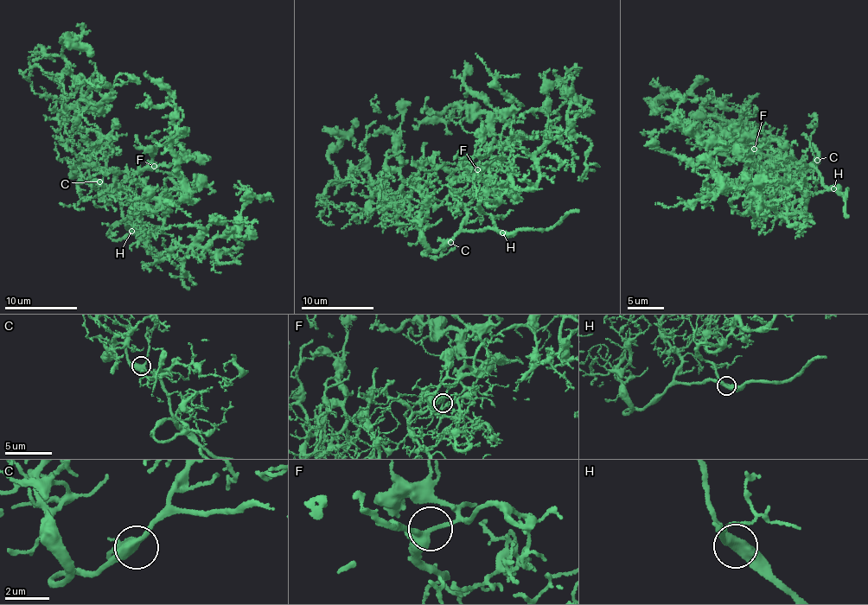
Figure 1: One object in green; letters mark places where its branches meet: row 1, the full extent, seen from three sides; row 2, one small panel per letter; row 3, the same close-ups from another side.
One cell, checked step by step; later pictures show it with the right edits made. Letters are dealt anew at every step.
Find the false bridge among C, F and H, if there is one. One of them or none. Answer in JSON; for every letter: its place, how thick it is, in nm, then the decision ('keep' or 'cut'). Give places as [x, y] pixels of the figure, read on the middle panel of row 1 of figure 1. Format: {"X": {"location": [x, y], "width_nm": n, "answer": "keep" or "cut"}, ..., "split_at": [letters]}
{"C": {"location": [450, 242], "width_nm": 320, "answer": "keep"}, "F": {"location": [477, 169], "width_nm": 340, "answer": "keep"}, "H": {"location": [502, 232], "width_nm": 360, "answer": "keep"}, "split_at": []}

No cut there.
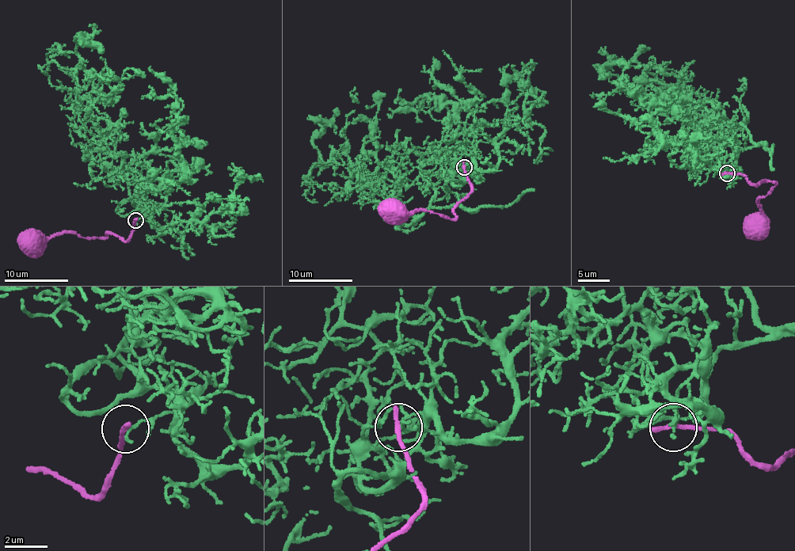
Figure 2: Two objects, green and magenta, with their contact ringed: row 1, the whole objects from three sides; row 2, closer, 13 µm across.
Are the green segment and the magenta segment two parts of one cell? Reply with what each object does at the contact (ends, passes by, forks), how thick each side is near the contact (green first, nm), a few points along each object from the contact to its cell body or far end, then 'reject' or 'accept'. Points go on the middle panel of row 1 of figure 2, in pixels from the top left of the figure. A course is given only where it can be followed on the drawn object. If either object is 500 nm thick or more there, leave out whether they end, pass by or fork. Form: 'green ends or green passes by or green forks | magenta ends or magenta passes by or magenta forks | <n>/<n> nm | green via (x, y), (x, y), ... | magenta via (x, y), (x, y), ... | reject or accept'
green ends | magenta ends | 150/280 nm | green via (465, 166), (446, 184), (459, 206), (397, 229), (393, 166), (350, 191), (348, 157), (320, 157), (338, 108) | magenta via (465, 166), (470, 193), (456, 205), (454, 218), (416, 208), (406, 214), (394, 209) | reject

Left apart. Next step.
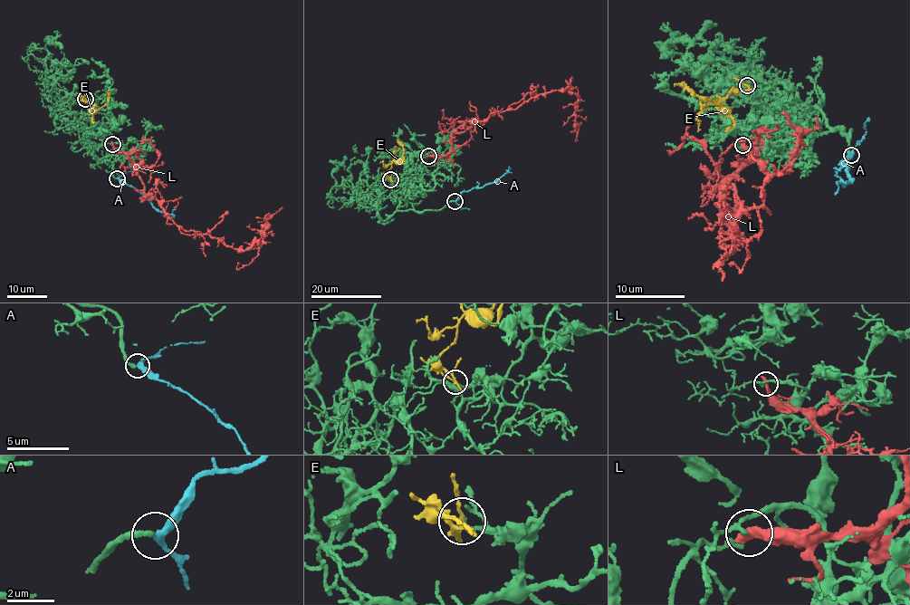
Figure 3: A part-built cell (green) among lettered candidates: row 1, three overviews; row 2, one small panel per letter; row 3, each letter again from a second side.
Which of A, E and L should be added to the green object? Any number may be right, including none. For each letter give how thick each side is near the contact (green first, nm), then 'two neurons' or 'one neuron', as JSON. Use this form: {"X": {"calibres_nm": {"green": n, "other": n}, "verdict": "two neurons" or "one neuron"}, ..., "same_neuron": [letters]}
{"A": {"calibres_nm": {"green": 200, "other": 300}, "verdict": "two neurons"}, "E": {"calibres_nm": {"green": 120, "other": 180}, "verdict": "two neurons"}, "L": {"calibres_nm": {"green": 140, "other": 360}, "verdict": "two neurons"}, "same_neuron": []}

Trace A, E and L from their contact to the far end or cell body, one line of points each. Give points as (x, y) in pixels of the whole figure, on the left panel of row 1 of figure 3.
A: (118, 178), (140, 192), (156, 209), (173, 215), (170, 219)
E: (86, 99), (81, 98), (96, 110), (108, 100), (108, 91)
L: (112, 144), (132, 162), (143, 193), (185, 230), (244, 251), (261, 245), (263, 225), (282, 207)

